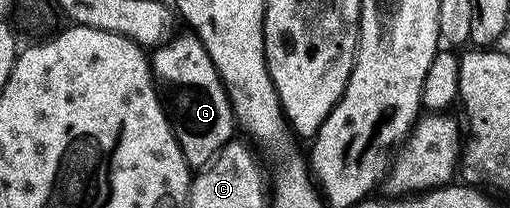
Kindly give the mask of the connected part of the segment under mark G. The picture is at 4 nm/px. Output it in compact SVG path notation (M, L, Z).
M176 33L166 42L154 47L150 51L149 61L151 76L155 79L155 89L159 92L159 101L162 102L163 109L167 112L167 118L171 121L177 144L185 156L188 166L192 171L198 172L215 159L215 155L224 144L236 137L237 123L227 90L223 86L221 76L209 56L209 52L205 52L201 40L196 38L194 33L186 33Z

